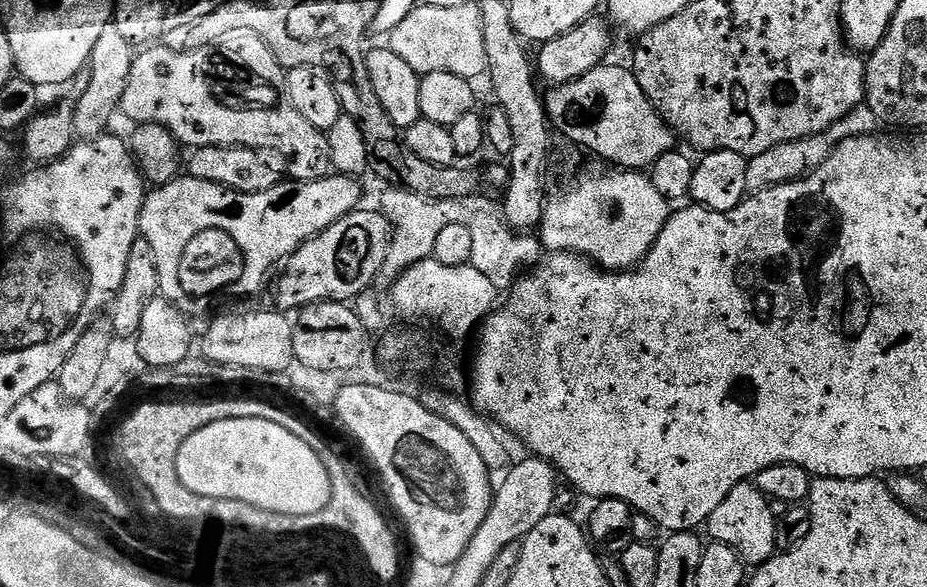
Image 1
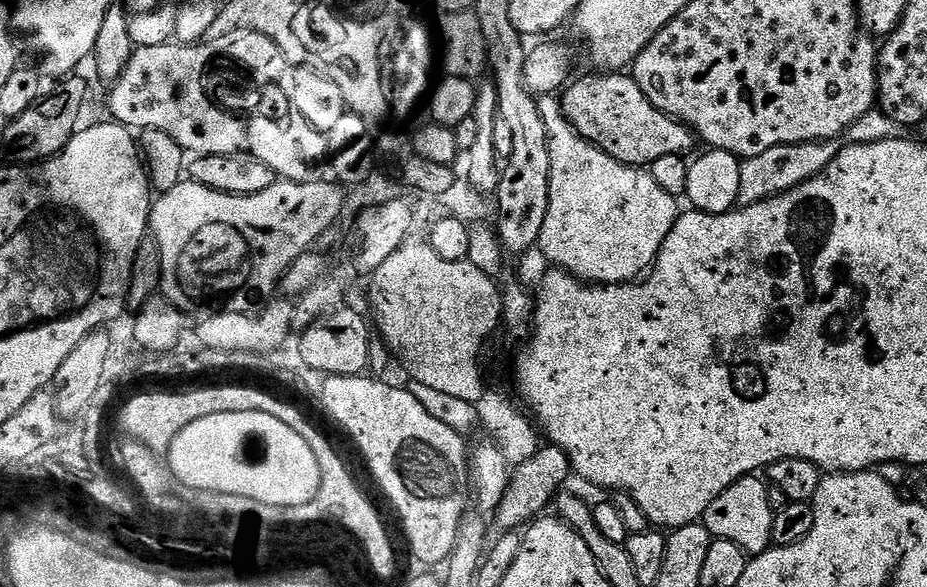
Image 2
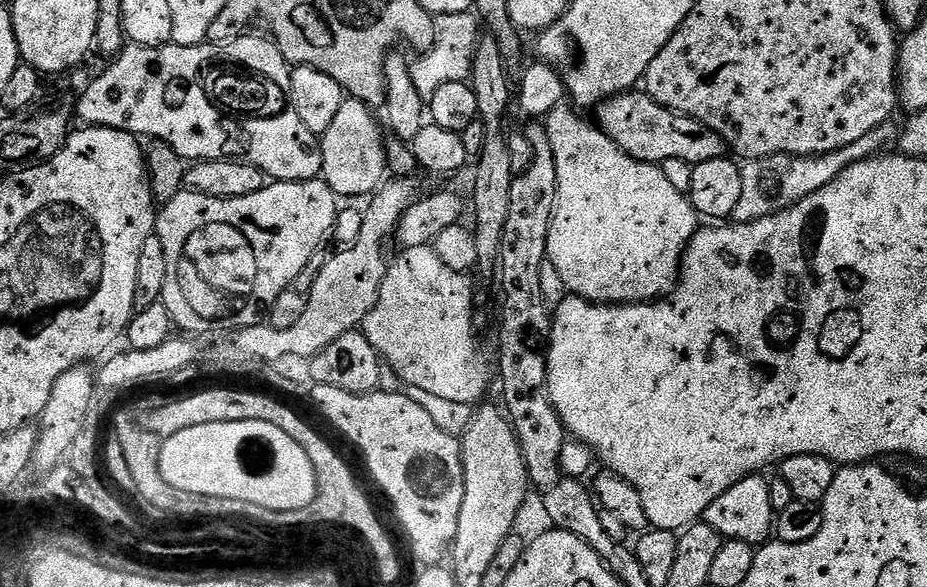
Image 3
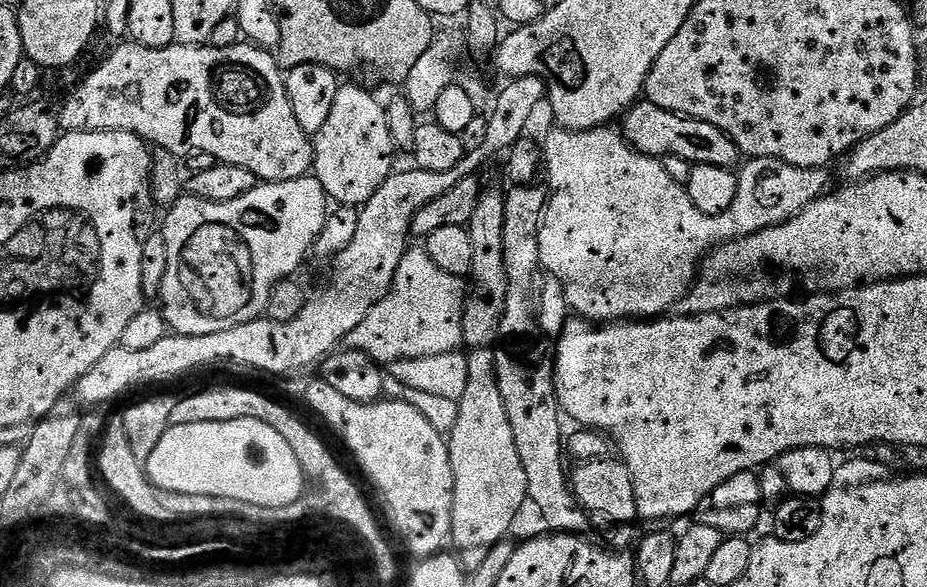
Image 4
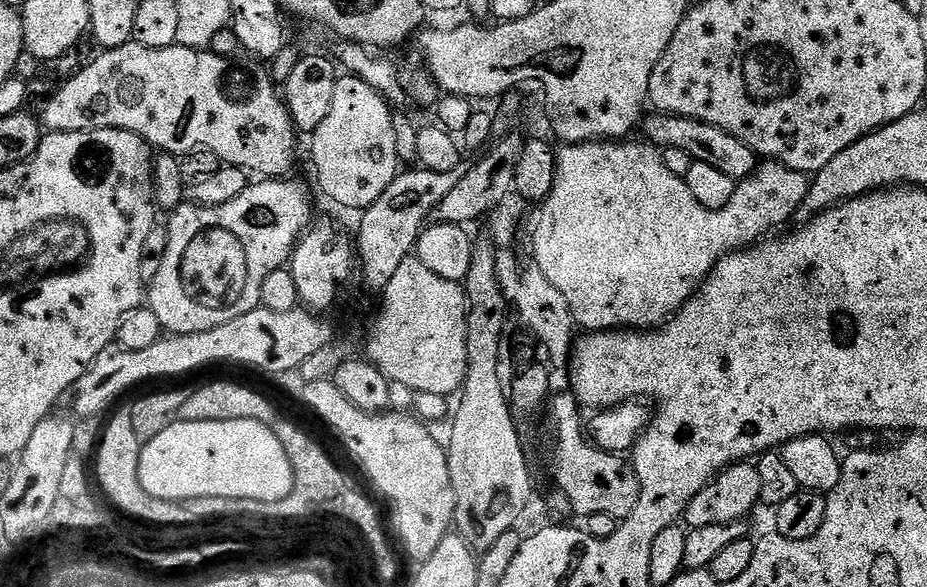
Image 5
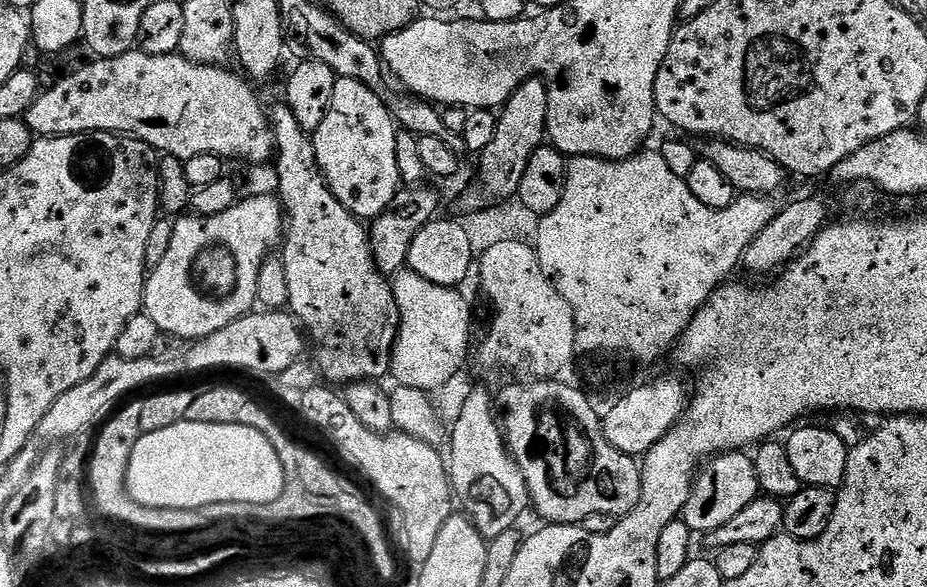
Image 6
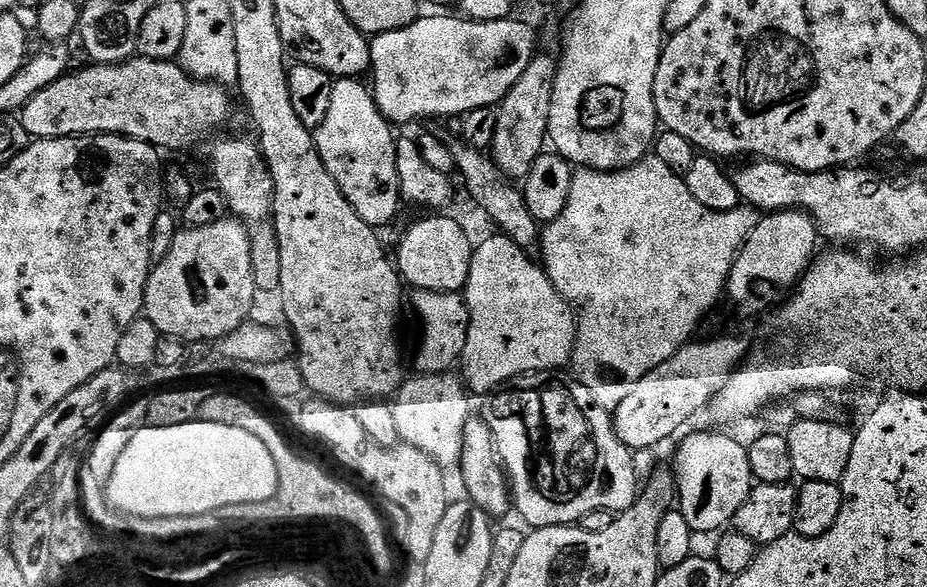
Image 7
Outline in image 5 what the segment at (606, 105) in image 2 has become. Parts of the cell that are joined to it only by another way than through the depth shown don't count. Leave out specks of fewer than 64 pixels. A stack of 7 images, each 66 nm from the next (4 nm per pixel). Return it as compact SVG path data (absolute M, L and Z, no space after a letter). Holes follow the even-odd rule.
M652 114L643 121L643 131L648 131L647 143L663 150L673 148L674 150L686 150L693 160L710 162L710 166L717 168L720 173L726 174L726 178L737 182L747 179L758 167L758 157L734 134L726 134L718 126L710 126L701 120L691 120L685 116L670 116L667 114Z

